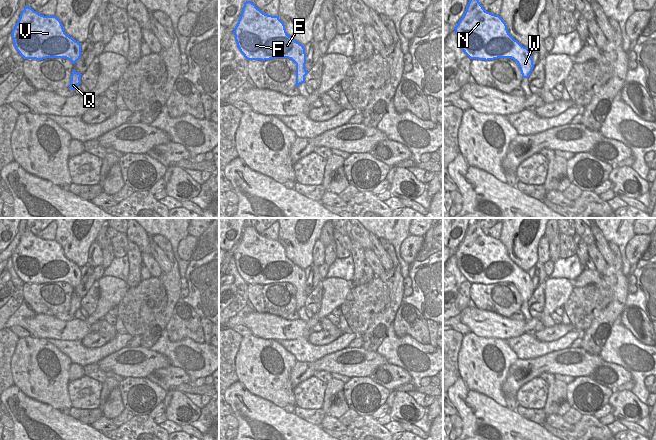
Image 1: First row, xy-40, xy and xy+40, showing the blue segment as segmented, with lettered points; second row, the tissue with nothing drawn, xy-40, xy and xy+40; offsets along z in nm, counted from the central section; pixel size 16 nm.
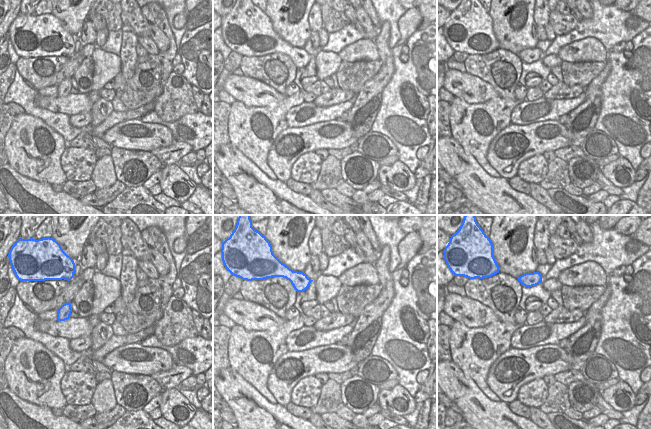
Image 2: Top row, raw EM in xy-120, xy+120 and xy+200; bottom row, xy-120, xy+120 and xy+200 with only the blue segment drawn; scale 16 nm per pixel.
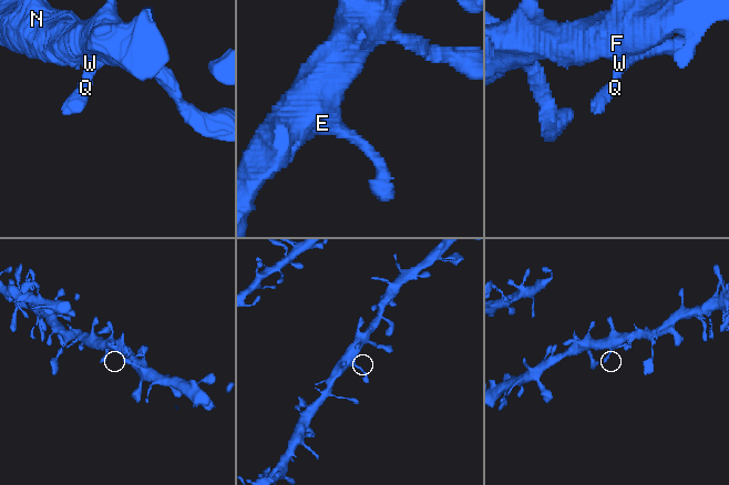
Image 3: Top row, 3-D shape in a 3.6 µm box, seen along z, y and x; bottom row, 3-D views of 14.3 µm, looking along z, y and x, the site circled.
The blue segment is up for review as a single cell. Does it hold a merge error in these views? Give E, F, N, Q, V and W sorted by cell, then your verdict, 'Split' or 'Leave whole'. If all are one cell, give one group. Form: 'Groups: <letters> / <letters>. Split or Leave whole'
Groups: E F N Q V W. Leave whole

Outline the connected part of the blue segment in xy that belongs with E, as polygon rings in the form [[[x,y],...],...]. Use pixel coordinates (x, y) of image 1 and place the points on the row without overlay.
[[[246,225],[233,257],[247,284],[291,283],[296,288],[296,311],[305,307],[308,297],[305,272],[287,258],[278,240],[265,238],[254,227]]]

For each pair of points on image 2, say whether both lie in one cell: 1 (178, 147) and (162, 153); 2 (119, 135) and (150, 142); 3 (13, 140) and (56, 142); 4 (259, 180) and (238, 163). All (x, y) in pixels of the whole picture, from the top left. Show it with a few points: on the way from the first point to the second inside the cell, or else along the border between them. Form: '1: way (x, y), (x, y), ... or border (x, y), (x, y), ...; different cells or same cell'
1: way (174, 149), (166, 153); same cell
2: way (127, 136), (130, 138), (142, 138); same cell
3: way (26, 144), (41, 157), (47, 157), (51, 154); same cell
4: way (254, 175), (243, 168); same cell

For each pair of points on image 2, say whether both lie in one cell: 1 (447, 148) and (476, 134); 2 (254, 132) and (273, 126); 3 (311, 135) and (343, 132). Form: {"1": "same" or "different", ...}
{"1": "different", "2": "same", "3": "same"}

